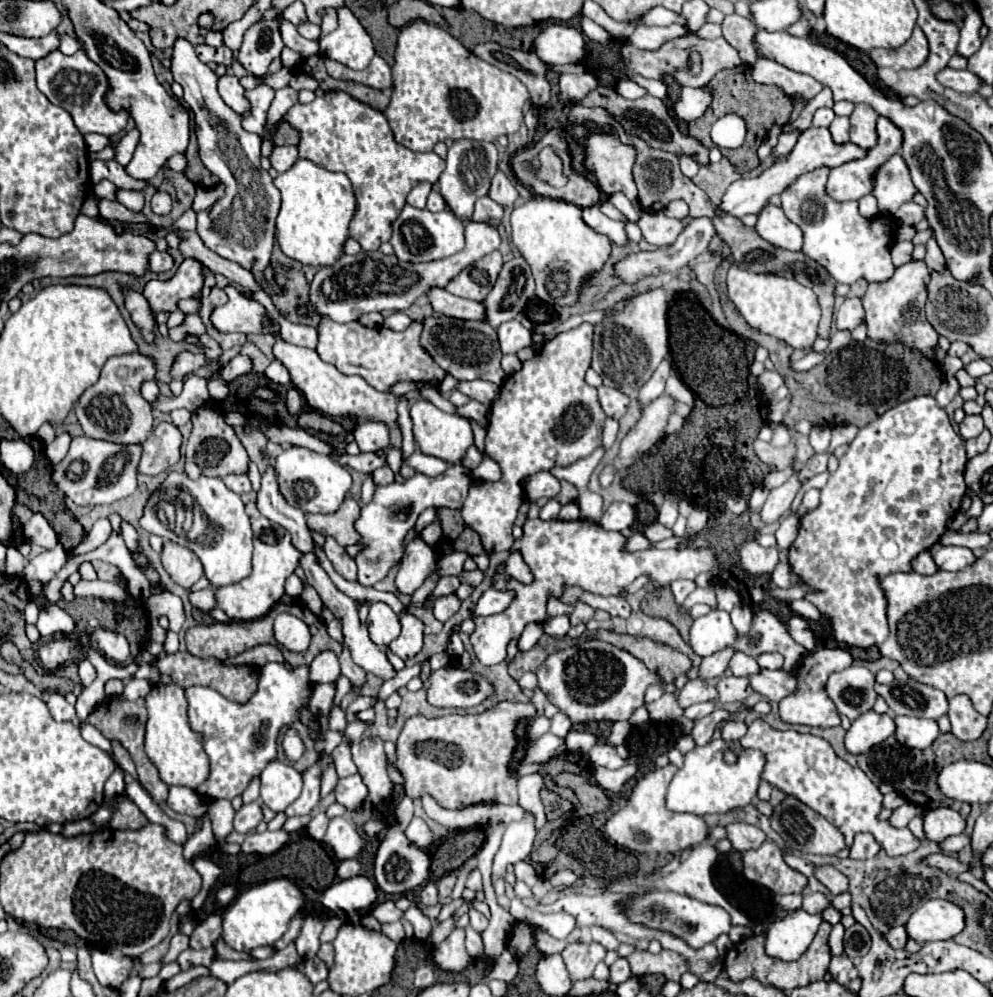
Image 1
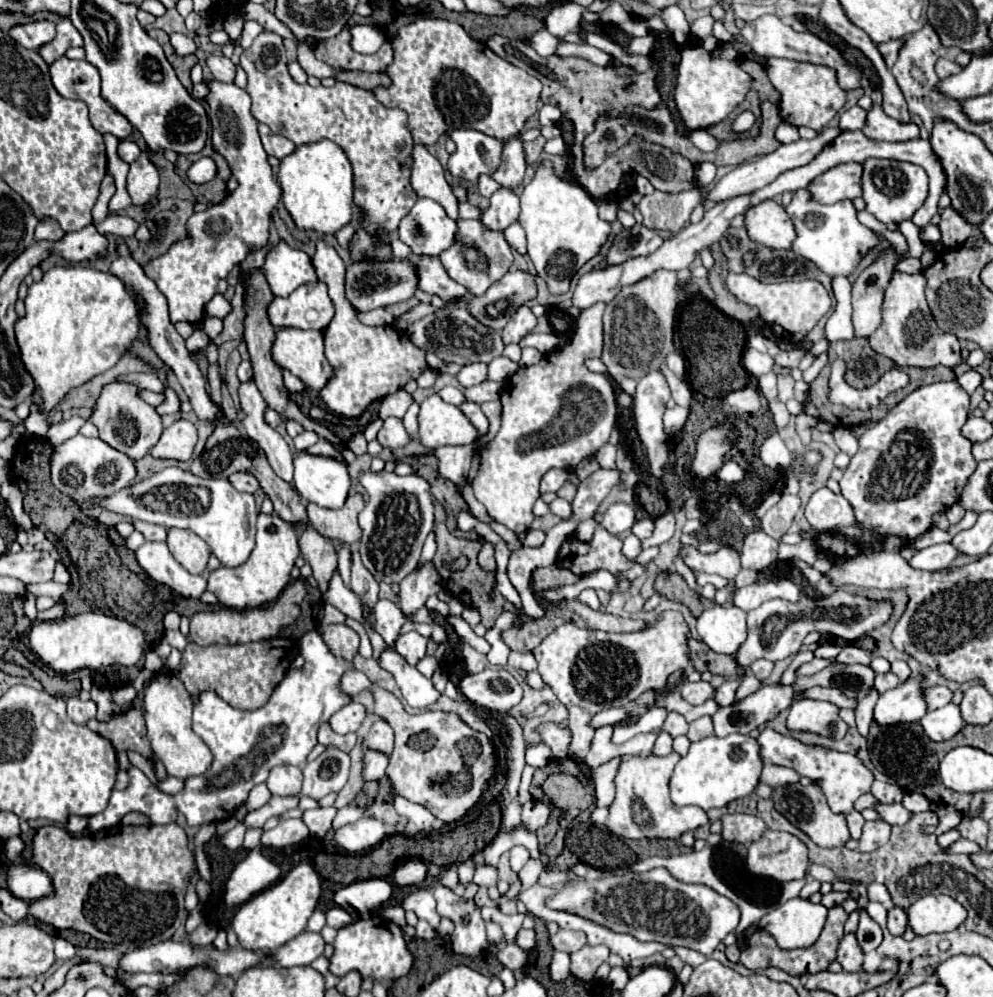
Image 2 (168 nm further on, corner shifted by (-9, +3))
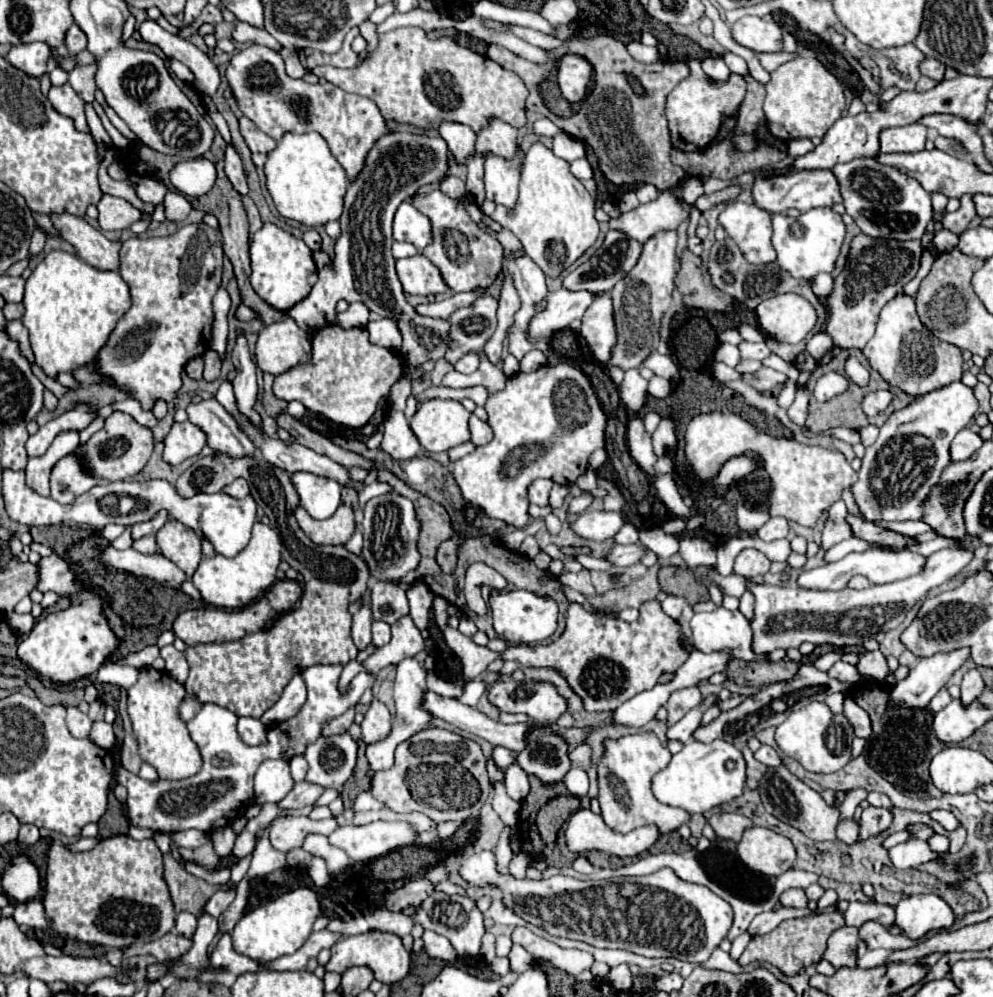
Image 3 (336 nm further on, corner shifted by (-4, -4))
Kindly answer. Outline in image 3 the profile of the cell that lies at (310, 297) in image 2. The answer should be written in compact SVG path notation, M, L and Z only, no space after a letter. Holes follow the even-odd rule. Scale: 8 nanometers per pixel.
M390 132L382 136L366 158L366 166L360 176L348 186L344 198L344 212L340 216L342 236L336 240L334 266L322 268L320 278L312 292L290 310L286 316L292 318L302 330L314 332L322 326L334 324L336 302L364 302L372 312L384 318L396 318L404 338L400 354L410 364L424 364L426 360L444 358L450 344L450 322L424 318L414 312L406 302L402 284L396 274L396 260L392 258L392 218L400 202L410 198L420 186L440 182L448 168L448 146L436 136Z

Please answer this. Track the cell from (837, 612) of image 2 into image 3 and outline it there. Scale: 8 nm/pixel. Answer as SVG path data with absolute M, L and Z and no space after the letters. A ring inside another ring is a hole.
M944 548L928 556L924 570L918 576L896 580L890 584L872 584L864 590L802 590L788 586L752 586L756 598L752 626L752 650L754 654L770 654L776 648L798 648L802 642L832 644L832 646L862 646L866 640L876 638L896 628L906 612L922 598L930 588L936 588L954 578L970 560L974 552L970 548Z

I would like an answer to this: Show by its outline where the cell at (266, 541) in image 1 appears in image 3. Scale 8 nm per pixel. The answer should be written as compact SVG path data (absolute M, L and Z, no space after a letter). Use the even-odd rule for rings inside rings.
M256 522L252 528L250 544L234 558L224 558L216 554L214 558L202 558L198 570L192 576L194 586L202 594L202 600L218 608L242 608L258 598L276 580L276 570L282 562L282 544L278 532L270 526Z

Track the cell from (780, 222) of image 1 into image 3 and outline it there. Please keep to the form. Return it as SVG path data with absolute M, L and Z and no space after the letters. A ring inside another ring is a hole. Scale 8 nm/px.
M732 202L722 212L718 222L726 234L740 246L744 258L752 264L768 264L776 260L770 242L772 220L770 214L754 204Z

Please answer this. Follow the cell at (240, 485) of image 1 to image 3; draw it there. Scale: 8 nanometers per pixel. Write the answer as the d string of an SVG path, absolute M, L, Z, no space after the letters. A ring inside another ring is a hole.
M238 478L238 480L234 480L232 484L228 484L228 486L224 486L224 492L228 494L228 496L234 496L234 498L244 498L244 496L248 496L248 482L244 480L244 478Z

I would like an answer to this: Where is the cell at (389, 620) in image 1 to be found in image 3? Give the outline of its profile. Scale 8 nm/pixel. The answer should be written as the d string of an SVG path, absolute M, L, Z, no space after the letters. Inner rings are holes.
M374 620L374 622L372 622L372 642L374 642L376 646L388 644L388 642L390 642L390 624Z

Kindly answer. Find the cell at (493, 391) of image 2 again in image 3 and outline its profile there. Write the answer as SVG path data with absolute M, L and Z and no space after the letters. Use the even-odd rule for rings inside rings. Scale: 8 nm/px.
M483 351L479 353L480 368L474 372L474 376L470 376L470 386L482 384L488 390L488 396L496 394L498 390L502 390L502 386L506 384L506 376L502 374L502 370L498 366L492 366L488 362L488 358Z

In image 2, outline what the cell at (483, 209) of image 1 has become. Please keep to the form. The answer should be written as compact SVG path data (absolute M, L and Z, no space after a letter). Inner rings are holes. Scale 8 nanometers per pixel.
M481 175L481 177L479 177L479 193L481 193L483 197L491 197L499 187L501 187L501 185L499 185L491 175Z

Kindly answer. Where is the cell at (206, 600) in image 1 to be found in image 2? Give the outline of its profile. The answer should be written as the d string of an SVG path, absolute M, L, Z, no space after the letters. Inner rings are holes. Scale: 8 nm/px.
M146 540L145 545L135 551L135 557L137 563L149 573L149 577L161 585L171 587L183 597L197 599L207 589L207 579L203 575L193 575L183 565L179 565L165 543Z

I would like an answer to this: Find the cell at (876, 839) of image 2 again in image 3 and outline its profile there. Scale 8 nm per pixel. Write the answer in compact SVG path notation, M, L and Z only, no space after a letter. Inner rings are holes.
M868 806L860 818L860 840L866 840L874 834L882 834L884 830L888 830L890 822L892 822L890 810Z

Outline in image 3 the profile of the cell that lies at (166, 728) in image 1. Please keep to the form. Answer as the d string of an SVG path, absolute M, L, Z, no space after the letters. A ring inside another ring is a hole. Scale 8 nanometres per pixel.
M142 668L138 682L128 690L128 714L138 740L138 752L144 762L156 768L162 780L184 780L202 768L198 746L194 746L186 724L178 716L178 706L184 696L182 684L174 682L170 674L154 668Z

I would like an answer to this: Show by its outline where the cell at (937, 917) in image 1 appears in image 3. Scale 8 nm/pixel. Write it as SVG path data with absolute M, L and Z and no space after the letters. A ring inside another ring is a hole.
M936 894L908 896L896 906L896 924L912 940L920 940L932 930L950 930L954 920L952 908Z

